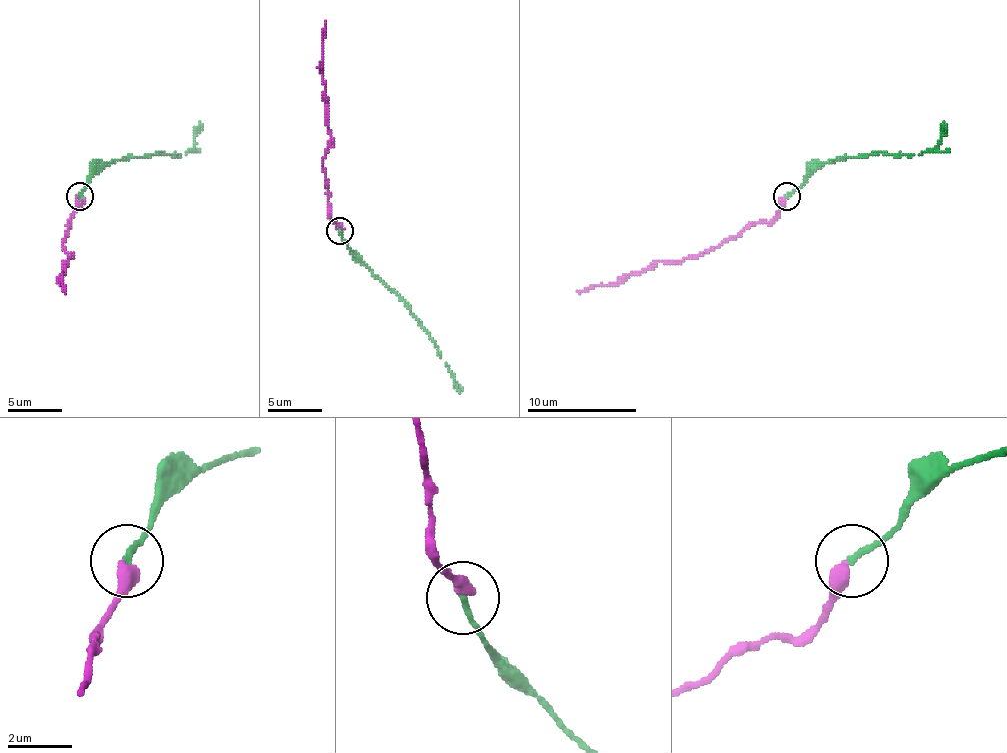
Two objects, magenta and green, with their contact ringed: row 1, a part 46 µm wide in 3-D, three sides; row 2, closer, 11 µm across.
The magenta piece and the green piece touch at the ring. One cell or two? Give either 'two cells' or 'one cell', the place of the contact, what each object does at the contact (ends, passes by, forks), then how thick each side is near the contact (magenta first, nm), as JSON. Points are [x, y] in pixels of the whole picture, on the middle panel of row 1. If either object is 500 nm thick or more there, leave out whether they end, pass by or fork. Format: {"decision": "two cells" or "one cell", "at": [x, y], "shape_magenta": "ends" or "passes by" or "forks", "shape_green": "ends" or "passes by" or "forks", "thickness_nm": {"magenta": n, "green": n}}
{"decision": "one cell", "at": [340, 231], "shape_magenta": "ends", "shape_green": "ends", "thickness_nm": {"magenta": 440, "green": 170}}

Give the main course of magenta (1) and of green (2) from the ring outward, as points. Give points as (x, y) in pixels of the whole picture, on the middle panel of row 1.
1: (339, 229), (328, 212), (322, 160), (331, 141), (328, 97), (322, 84), (325, 21)
2: (339, 231), (347, 248), (418, 322), (459, 387)

